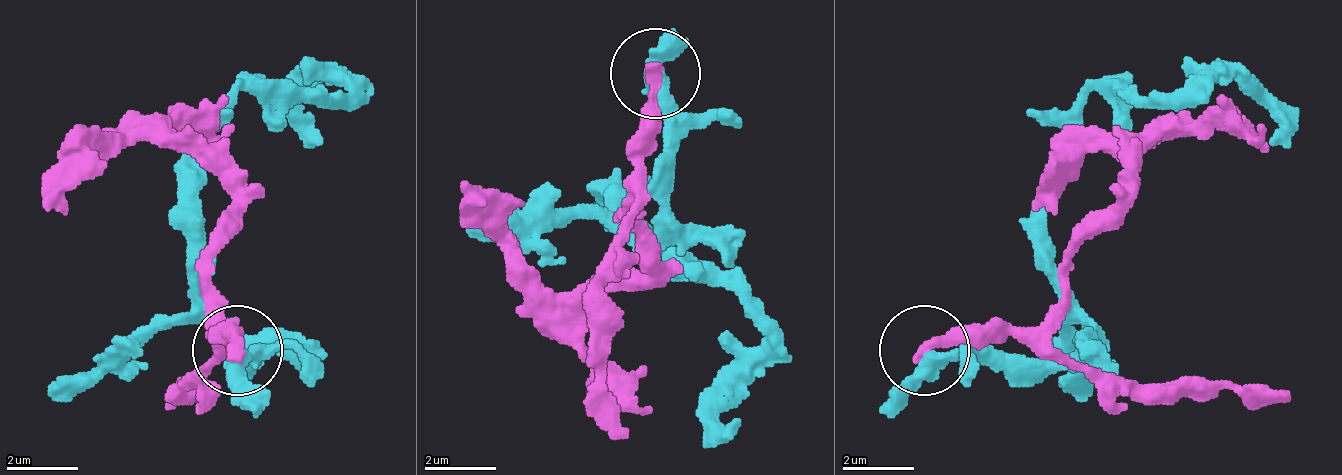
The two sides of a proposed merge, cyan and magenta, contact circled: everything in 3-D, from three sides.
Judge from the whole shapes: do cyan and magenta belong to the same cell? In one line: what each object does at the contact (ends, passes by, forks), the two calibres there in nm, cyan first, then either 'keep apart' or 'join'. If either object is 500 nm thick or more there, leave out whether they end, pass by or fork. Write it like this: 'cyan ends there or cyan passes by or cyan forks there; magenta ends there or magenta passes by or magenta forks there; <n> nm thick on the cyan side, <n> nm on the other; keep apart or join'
cyan passes by; magenta ends there; 400 nm thick on the cyan side, 320 nm on the other; keep apart

